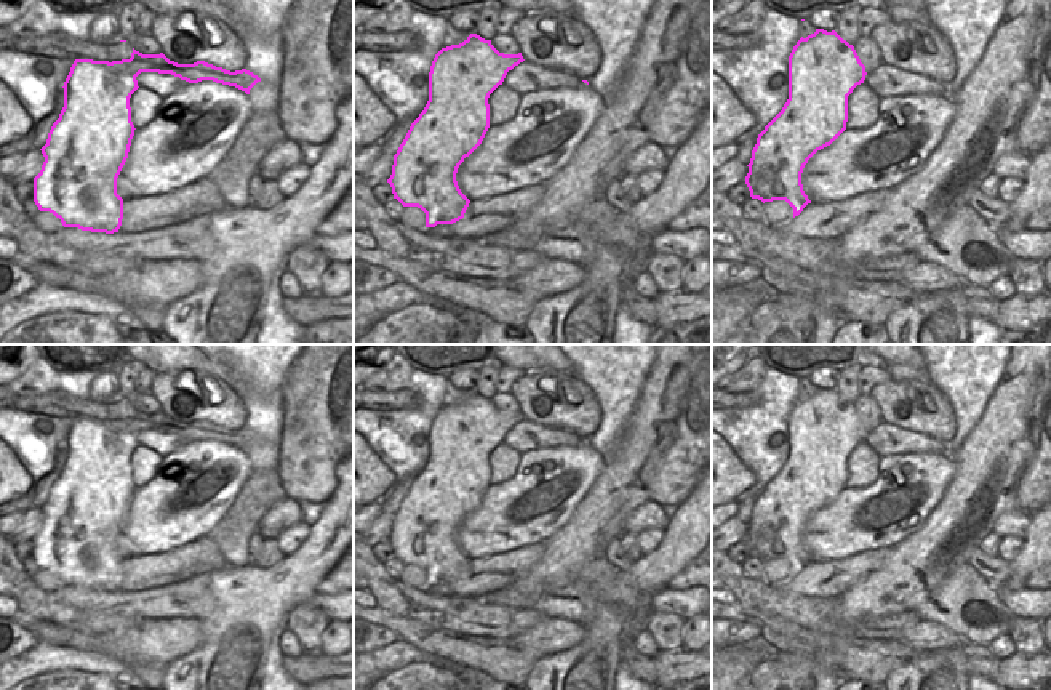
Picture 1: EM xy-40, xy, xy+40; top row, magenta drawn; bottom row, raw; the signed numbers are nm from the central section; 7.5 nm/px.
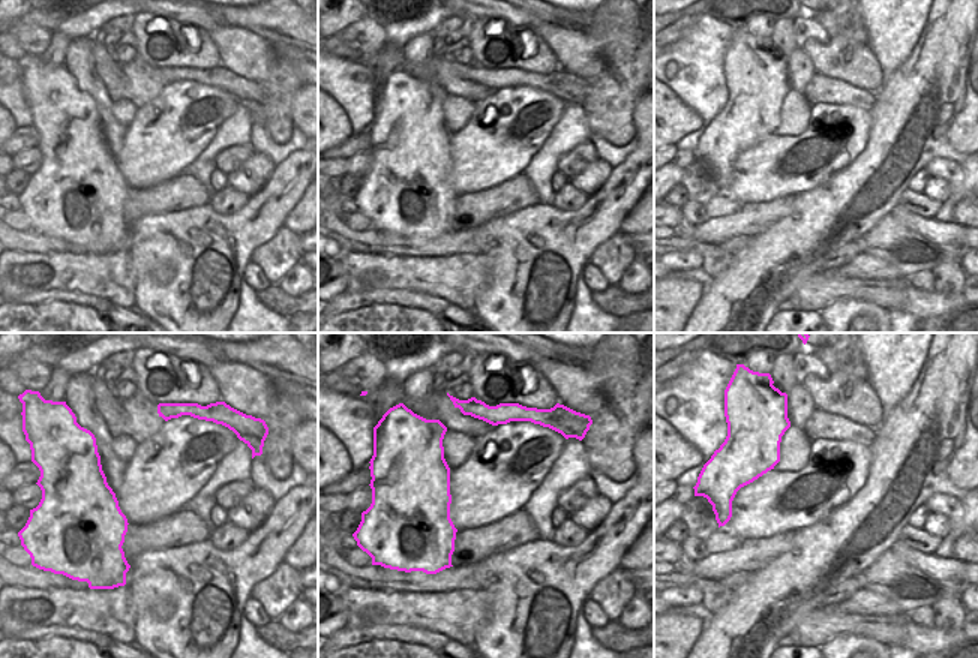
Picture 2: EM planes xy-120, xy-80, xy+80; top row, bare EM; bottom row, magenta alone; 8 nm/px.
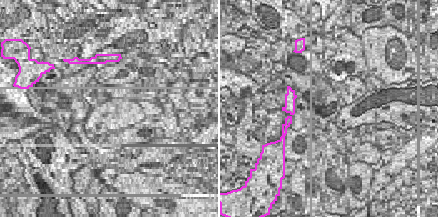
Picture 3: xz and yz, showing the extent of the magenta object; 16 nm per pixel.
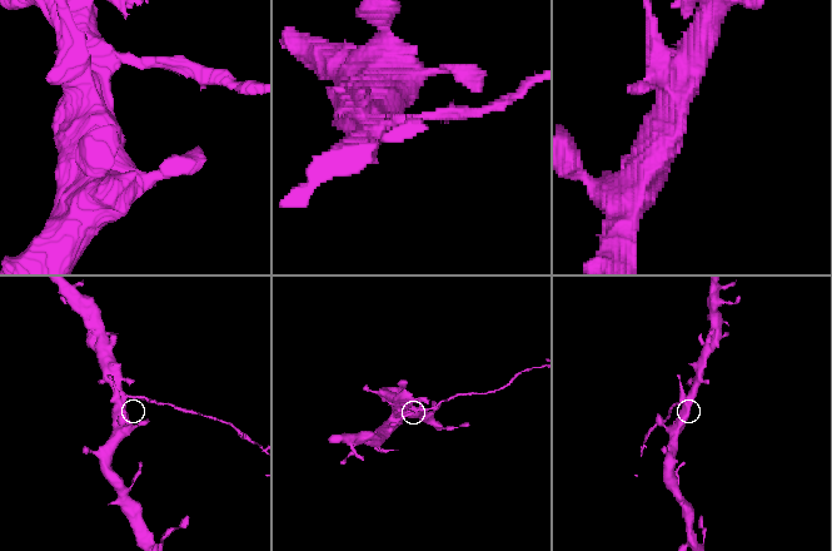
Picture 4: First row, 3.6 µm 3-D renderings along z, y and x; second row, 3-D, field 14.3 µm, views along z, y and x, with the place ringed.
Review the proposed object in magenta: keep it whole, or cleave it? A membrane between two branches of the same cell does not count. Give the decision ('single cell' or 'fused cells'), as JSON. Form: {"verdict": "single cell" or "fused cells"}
{"verdict": "fused cells"}

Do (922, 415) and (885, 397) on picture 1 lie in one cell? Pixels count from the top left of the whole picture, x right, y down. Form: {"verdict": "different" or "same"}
{"verdict": "same"}

